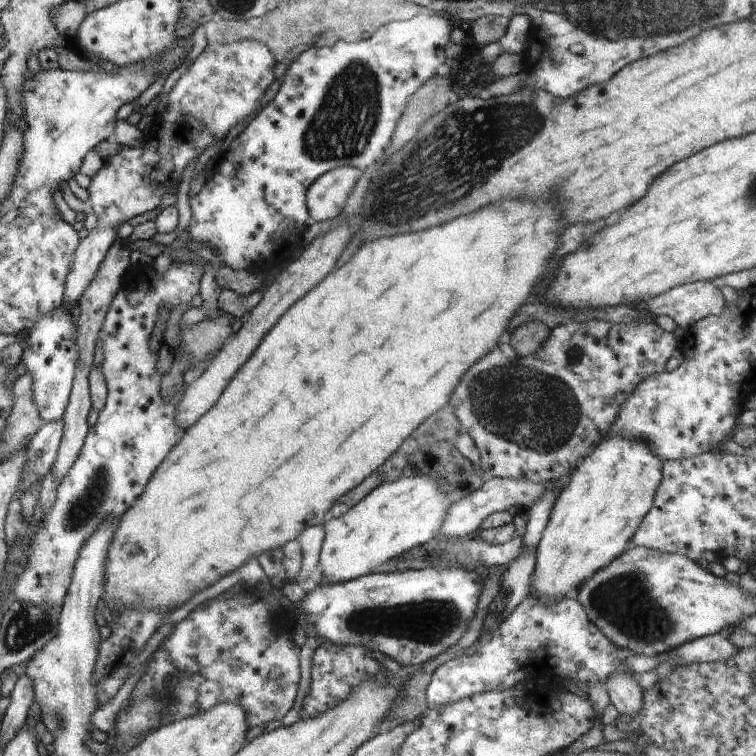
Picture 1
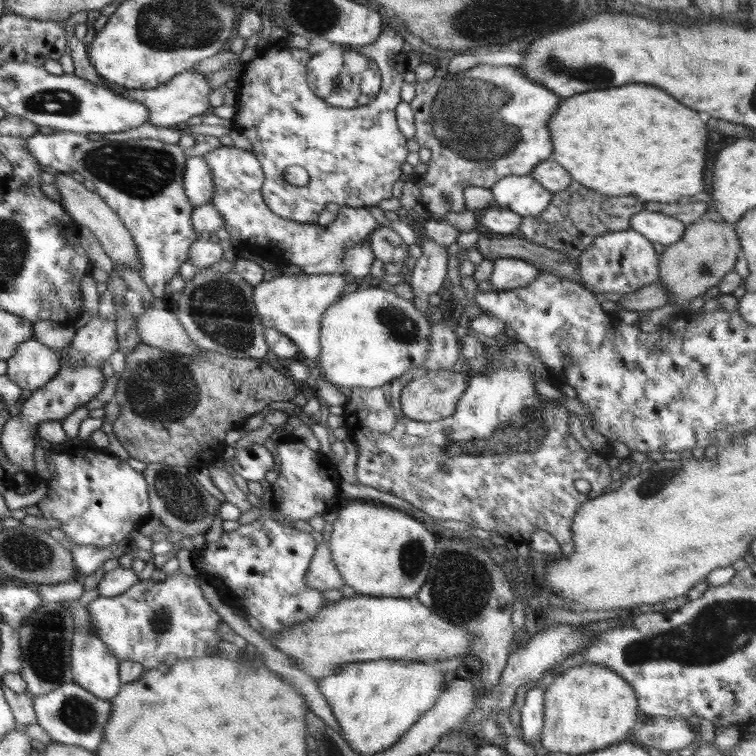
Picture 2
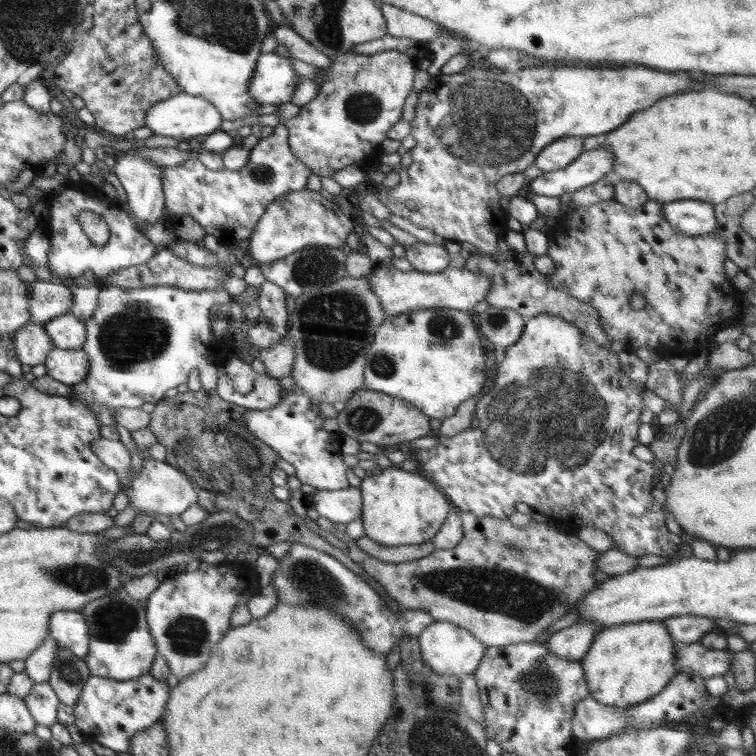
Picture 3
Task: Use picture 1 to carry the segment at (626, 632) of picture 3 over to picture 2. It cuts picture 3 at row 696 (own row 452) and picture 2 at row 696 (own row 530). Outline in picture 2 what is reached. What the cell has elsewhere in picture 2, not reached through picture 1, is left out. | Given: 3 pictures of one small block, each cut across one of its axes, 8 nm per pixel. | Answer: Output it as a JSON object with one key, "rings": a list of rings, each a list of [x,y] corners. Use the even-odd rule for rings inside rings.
{"rings":[[[584,664],[557,676],[544,691],[544,726],[537,747],[542,754],[565,752],[588,754],[628,740],[630,730],[638,724],[642,715],[632,685],[619,674],[604,665]]]}

